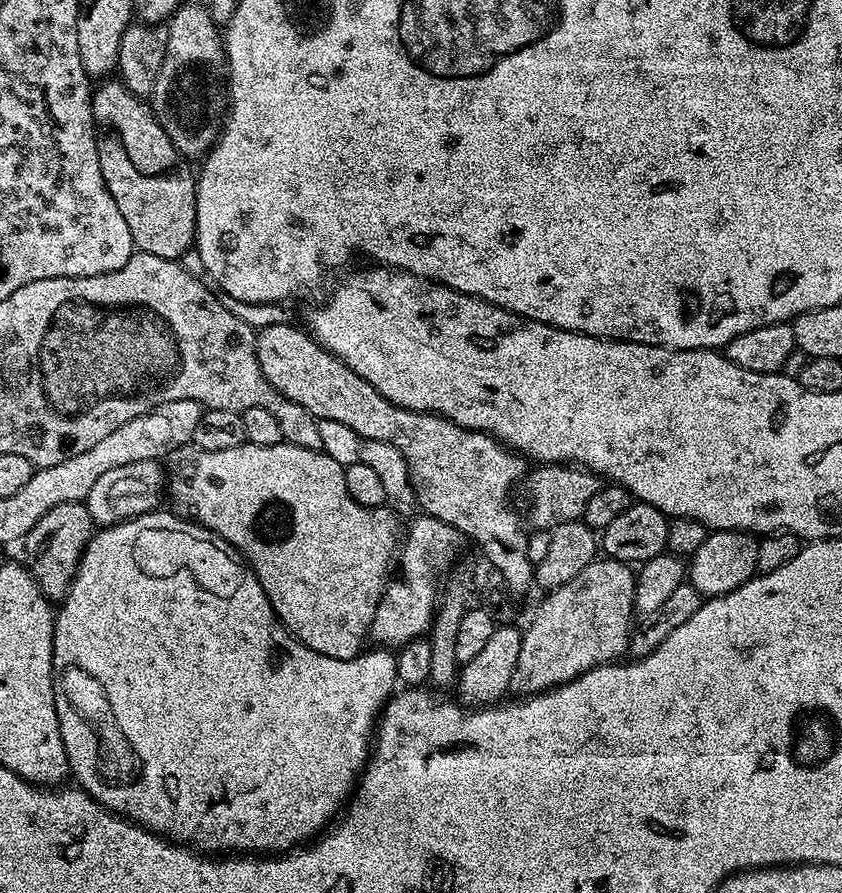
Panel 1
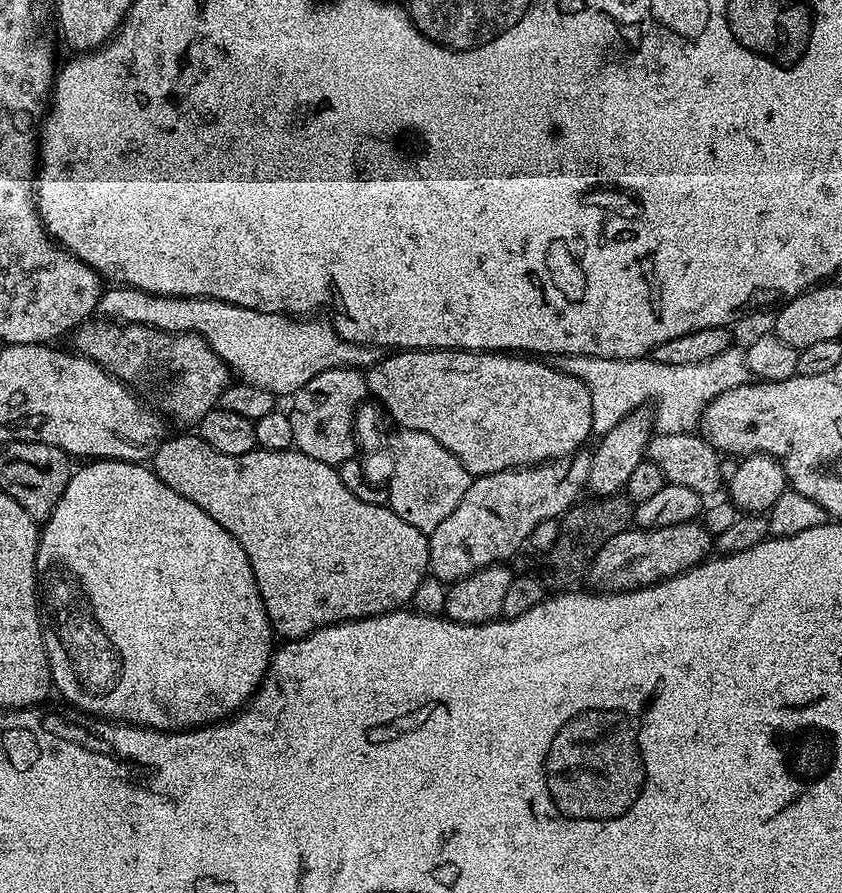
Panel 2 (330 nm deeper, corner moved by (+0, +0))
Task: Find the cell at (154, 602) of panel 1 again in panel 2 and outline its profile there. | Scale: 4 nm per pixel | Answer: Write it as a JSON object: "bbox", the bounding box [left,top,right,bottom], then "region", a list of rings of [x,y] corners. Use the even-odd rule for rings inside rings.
{"bbox":[36,458,274,732],"region":[[[99,458],[93,459],[91,462],[85,464],[88,464],[85,468],[77,467],[75,471],[73,471],[72,477],[68,479],[66,490],[62,490],[62,498],[58,498],[58,506],[54,506],[54,510],[48,515],[48,519],[43,521],[42,527],[39,529],[40,541],[36,547],[38,588],[48,588],[47,594],[42,597],[42,608],[46,613],[48,665],[52,671],[52,683],[55,691],[57,693],[60,691],[61,694],[76,707],[73,709],[79,710],[81,713],[87,714],[93,718],[103,718],[113,722],[135,724],[141,728],[159,728],[161,732],[202,728],[206,724],[216,724],[221,720],[227,720],[237,715],[237,713],[247,705],[248,701],[251,700],[257,688],[260,687],[260,683],[262,683],[264,676],[268,672],[268,666],[272,663],[272,653],[274,651],[274,643],[272,644],[272,640],[274,641],[272,623],[268,621],[268,615],[264,609],[264,603],[262,602],[260,591],[258,590],[256,579],[254,578],[254,570],[246,558],[246,550],[242,550],[242,546],[238,546],[238,542],[234,537],[226,530],[222,530],[222,526],[218,526],[218,522],[214,522],[214,518],[210,518],[210,514],[206,514],[206,510],[194,506],[194,502],[182,498],[182,494],[170,490],[170,486],[166,486],[166,482],[159,480],[151,467],[130,460],[102,460]]]}

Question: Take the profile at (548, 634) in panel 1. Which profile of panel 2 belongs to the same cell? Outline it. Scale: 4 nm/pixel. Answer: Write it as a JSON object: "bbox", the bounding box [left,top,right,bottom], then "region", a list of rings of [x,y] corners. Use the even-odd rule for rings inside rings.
{"bbox":[586,520,714,592],"region":[[[696,520],[682,522],[682,526],[666,526],[666,530],[649,532],[632,526],[622,534],[614,534],[614,538],[610,538],[610,542],[606,542],[602,550],[598,550],[586,580],[596,590],[633,592],[636,588],[658,584],[698,567],[709,559],[713,548],[714,536],[703,523]]]}

